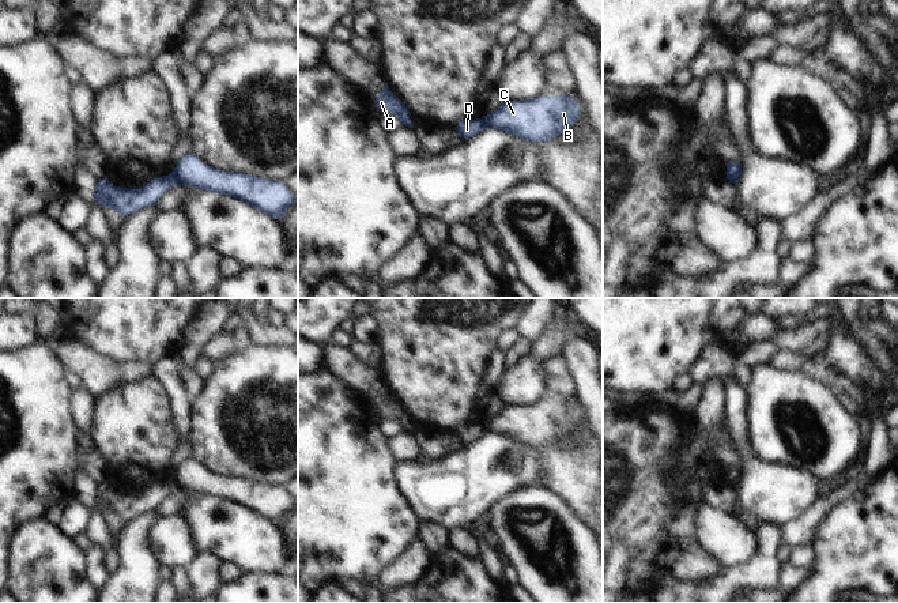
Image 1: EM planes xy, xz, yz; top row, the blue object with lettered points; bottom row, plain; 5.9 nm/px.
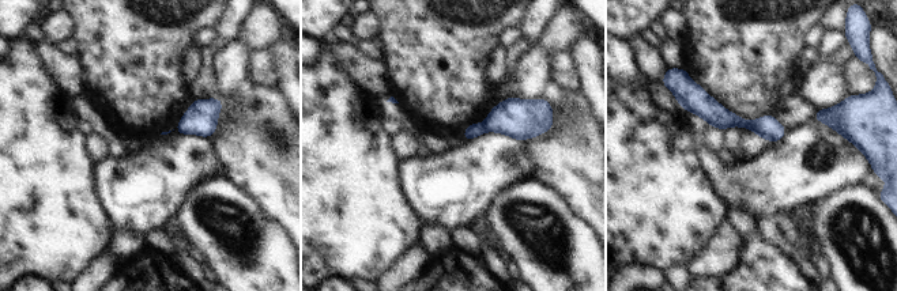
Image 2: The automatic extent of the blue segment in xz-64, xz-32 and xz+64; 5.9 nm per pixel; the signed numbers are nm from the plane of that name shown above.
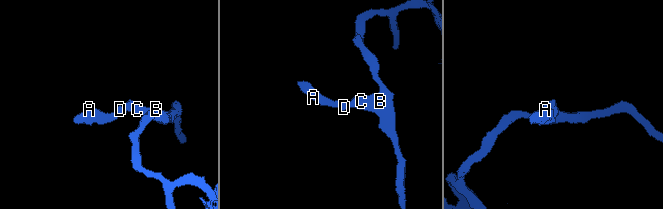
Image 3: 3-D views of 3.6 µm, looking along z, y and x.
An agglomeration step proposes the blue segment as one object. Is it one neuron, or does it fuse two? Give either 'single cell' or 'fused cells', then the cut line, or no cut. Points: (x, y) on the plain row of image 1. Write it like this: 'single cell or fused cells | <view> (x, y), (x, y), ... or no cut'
fused cells | xz (480, 425), (485, 432)

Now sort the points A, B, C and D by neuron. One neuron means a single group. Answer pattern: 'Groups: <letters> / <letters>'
Groups: A D / B C

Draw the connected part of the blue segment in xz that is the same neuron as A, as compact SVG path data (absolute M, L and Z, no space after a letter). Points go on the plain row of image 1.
M386 389L384 396L373 404L374 411L380 415L384 414L386 417L396 418L399 426L408 431L414 433L411 427L411 417L408 412L390 396L389 391Z

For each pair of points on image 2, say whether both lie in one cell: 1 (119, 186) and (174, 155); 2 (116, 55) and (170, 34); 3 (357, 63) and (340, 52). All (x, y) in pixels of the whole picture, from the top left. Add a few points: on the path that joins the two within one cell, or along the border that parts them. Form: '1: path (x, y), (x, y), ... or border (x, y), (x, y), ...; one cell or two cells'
1: path (132, 186), (161, 158); one cell
2: path (129, 41), (136, 34), (157, 34); one cell
3: path (353, 60), (345, 52); one cell

